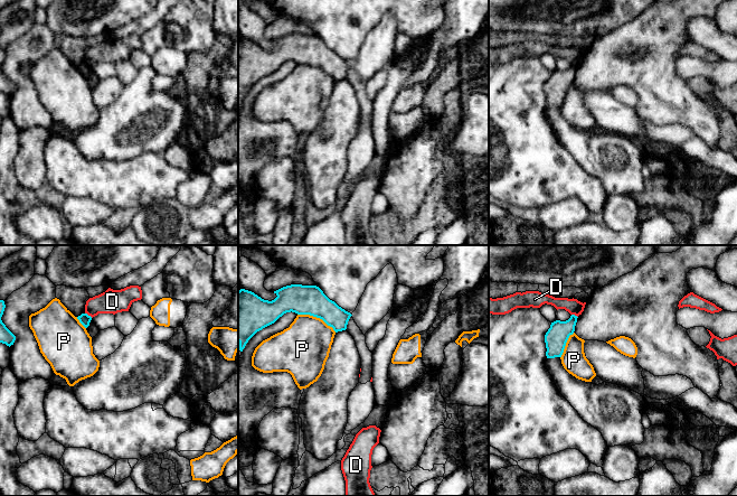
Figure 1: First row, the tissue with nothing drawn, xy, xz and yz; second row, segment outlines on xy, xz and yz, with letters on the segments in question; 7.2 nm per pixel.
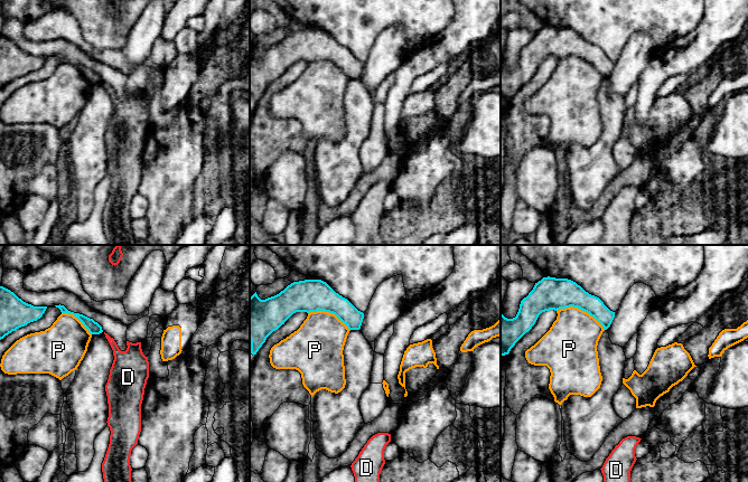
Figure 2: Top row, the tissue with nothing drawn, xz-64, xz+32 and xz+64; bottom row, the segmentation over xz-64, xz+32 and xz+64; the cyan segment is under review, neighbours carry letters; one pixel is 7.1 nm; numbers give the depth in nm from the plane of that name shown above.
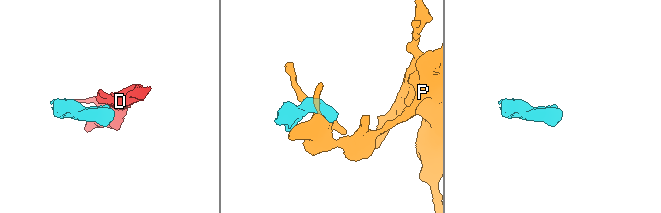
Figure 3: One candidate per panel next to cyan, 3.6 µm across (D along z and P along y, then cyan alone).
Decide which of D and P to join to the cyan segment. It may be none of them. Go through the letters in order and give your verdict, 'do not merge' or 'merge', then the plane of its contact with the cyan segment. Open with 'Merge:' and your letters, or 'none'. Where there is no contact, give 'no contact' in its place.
Merge: none
D: do not merge | xy
P: do not merge | xz

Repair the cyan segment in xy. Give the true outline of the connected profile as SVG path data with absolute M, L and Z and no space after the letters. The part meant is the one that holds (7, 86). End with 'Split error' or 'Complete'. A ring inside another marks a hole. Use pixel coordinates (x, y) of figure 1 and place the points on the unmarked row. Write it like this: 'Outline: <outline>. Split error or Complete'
Outline: M0 49L0 92L6 93L10 96L16 90L16 85L6 76L6 74L1 69L4 57L4 50Z. Complete

